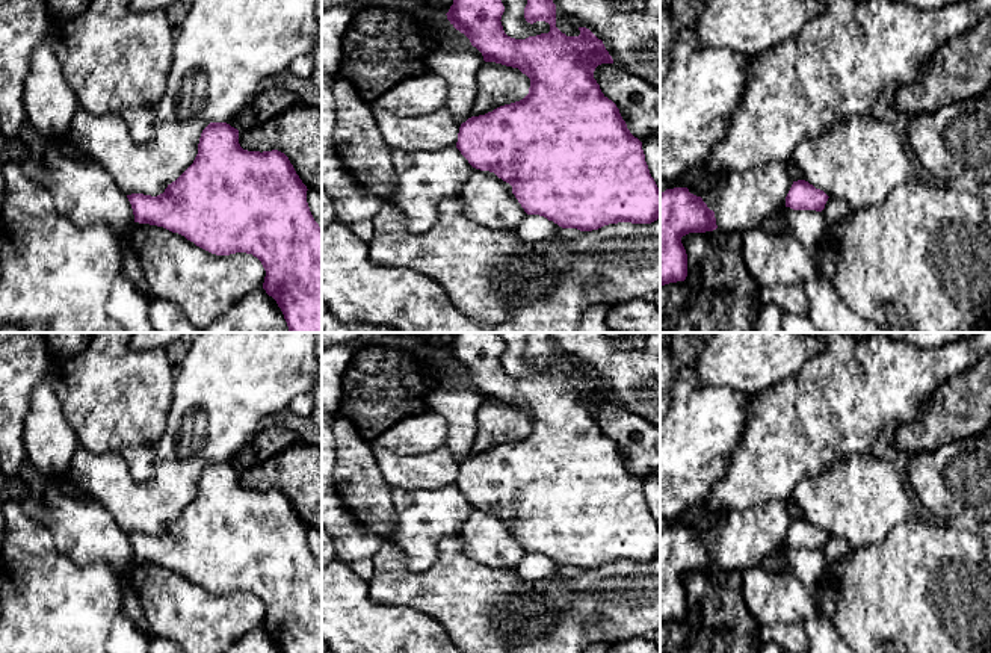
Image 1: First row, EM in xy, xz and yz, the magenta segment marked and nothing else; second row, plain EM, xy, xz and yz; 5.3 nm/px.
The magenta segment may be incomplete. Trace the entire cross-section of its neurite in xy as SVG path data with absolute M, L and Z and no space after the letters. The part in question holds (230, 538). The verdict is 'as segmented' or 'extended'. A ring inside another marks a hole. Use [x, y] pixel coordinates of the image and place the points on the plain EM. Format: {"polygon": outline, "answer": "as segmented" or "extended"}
{"polygon": "M210 461L201 472L193 502L163 532L131 532L127 537L134 561L178 571L216 594L246 591L257 596L266 609L263 627L276 639L282 653L322 653L322 567L310 550L307 529L284 491L243 488L237 467L227 461Z", "answer": "as segmented"}

